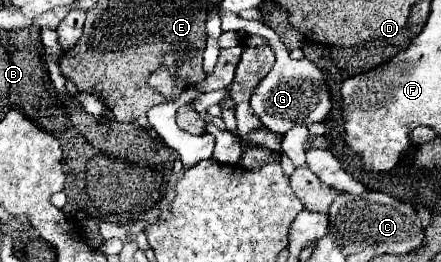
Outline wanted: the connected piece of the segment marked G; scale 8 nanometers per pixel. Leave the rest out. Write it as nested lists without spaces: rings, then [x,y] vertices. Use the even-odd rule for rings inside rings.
[[[270,29],[270,39],[268,45],[272,47],[276,55],[276,63],[272,71],[256,85],[252,97],[250,97],[250,107],[252,113],[260,119],[260,123],[276,133],[286,133],[294,125],[312,125],[316,121],[322,121],[330,113],[330,93],[328,85],[324,81],[324,73],[308,59],[292,59],[280,41],[278,33]]]

